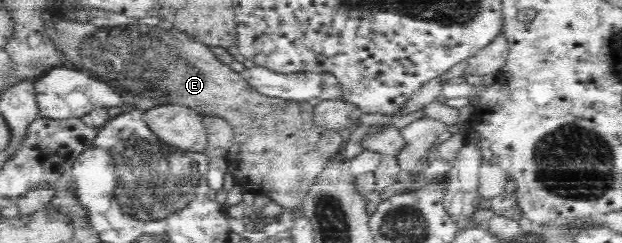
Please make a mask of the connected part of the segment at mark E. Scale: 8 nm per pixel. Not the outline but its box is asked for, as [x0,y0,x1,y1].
[48,18,344,209]

